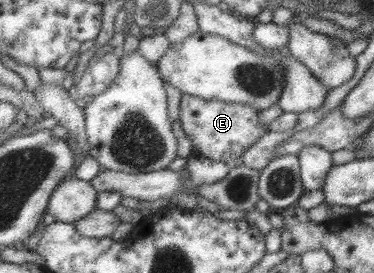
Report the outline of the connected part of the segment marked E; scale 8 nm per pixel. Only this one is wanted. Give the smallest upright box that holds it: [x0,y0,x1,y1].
[178,94,268,165]

